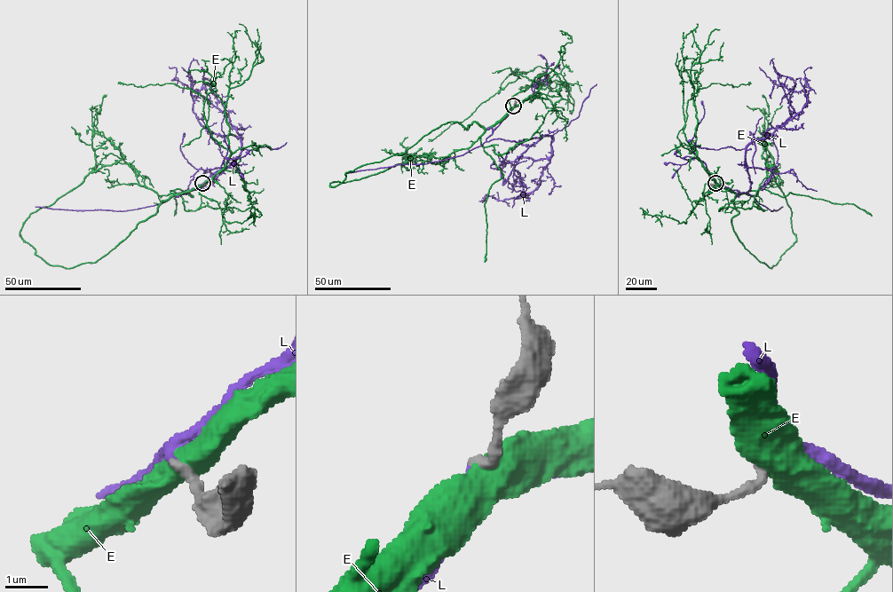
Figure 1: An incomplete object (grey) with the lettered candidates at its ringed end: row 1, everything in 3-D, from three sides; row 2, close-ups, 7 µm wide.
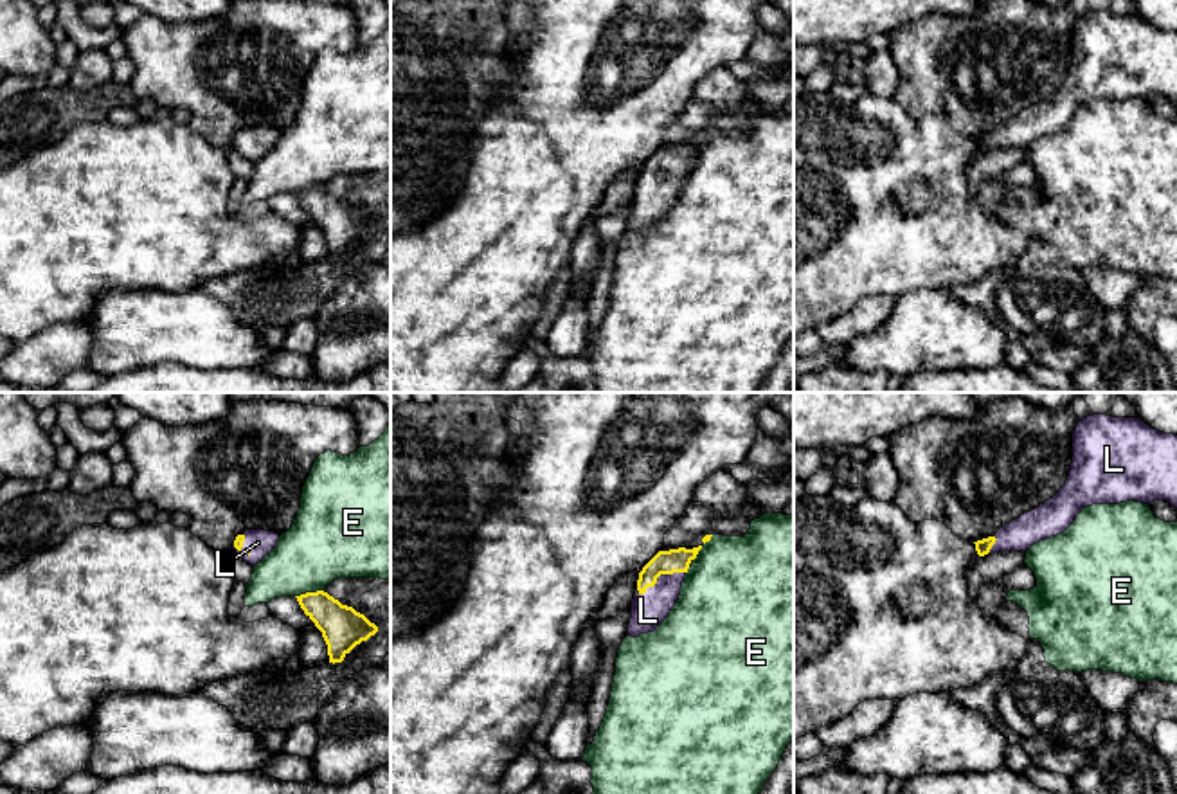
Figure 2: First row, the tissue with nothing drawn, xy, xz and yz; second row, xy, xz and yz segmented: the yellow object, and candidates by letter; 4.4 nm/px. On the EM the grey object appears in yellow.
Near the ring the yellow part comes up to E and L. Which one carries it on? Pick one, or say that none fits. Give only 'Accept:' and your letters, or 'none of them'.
Accept: L

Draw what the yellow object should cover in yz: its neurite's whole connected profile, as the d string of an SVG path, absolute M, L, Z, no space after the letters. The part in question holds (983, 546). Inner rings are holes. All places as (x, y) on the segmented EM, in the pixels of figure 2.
M1092 414L1073 430L1073 463L1060 492L1001 528L993 537L974 542L979 556L1004 551L1028 551L1033 544L1064 533L1076 515L1092 504L1166 501L1177 508L1177 436L1164 434L1139 418Z

